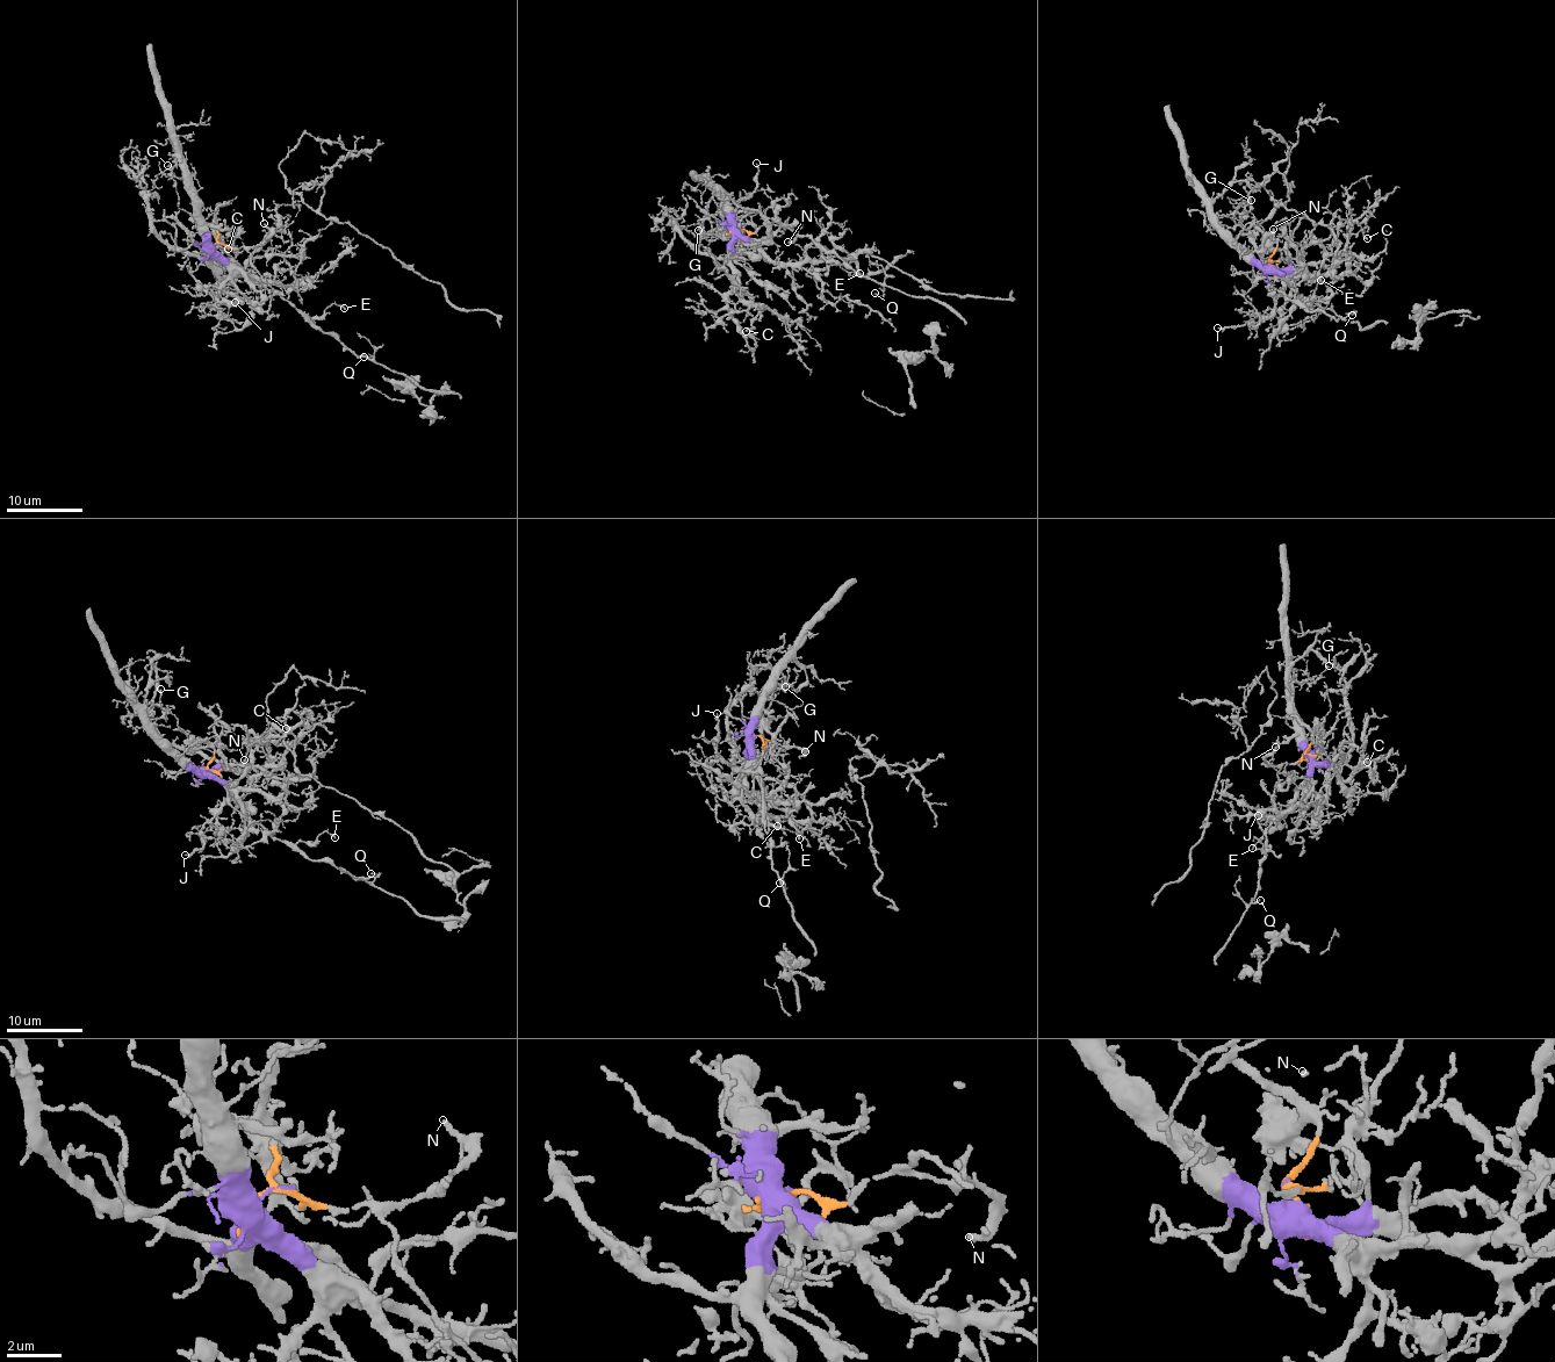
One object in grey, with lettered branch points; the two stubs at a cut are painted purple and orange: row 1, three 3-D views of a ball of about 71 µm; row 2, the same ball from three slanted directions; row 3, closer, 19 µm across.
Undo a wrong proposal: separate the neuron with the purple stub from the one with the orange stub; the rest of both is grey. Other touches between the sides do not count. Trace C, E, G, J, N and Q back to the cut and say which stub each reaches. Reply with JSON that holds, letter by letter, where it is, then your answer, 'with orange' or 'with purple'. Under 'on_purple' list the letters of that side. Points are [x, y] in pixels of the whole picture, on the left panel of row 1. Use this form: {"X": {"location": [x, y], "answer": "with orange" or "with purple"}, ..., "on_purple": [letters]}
{"C": {"location": [228, 249], "answer": "with purple"}, "E": {"location": [344, 308], "answer": "with orange"}, "G": {"location": [167, 165], "answer": "with purple"}, "J": {"location": [235, 302], "answer": "with purple"}, "N": {"location": [264, 223], "answer": "with orange"}, "Q": {"location": [364, 357], "answer": "with orange"}, "on_purple": ["C", "G", "J"]}

